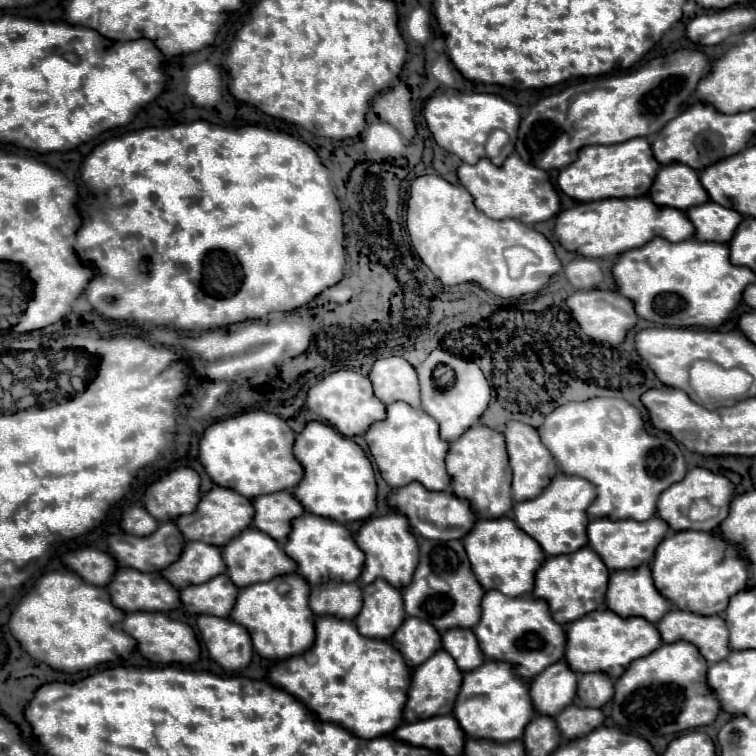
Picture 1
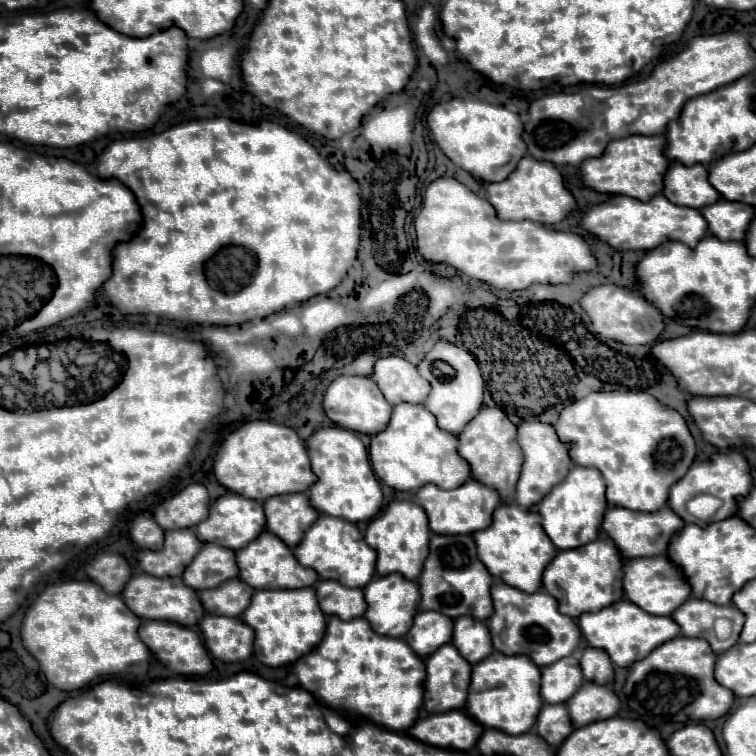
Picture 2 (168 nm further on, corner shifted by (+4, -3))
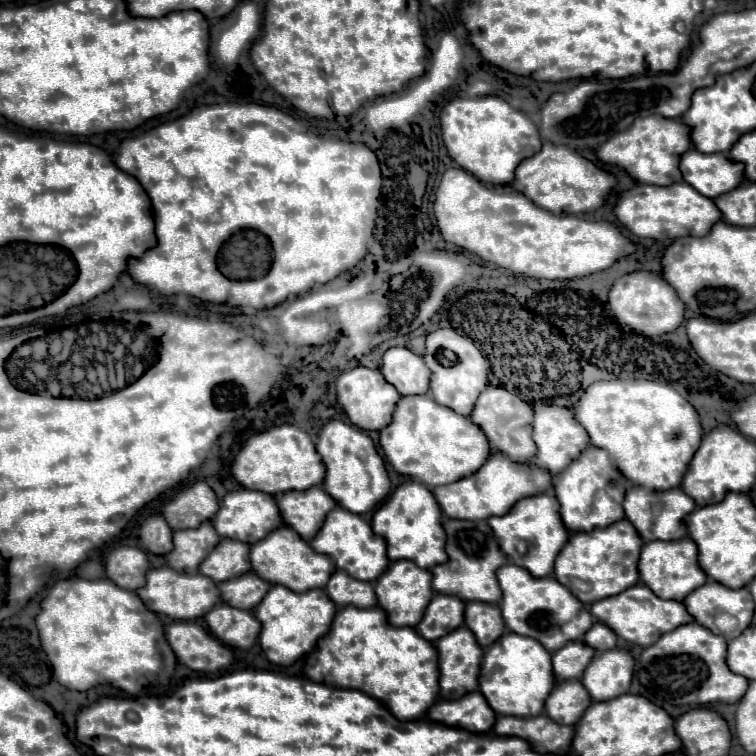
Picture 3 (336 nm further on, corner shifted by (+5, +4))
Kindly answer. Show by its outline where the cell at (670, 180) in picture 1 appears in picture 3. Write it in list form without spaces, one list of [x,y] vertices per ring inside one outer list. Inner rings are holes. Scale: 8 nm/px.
[[[694,148],[684,152],[680,172],[682,180],[706,198],[730,192],[744,180],[744,166],[740,162],[730,162],[728,154],[702,154]]]

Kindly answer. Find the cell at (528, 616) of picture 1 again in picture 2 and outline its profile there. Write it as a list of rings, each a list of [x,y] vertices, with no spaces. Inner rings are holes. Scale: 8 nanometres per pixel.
[[[501,581],[491,587],[491,597],[495,611],[489,617],[489,629],[495,651],[505,655],[529,655],[539,667],[543,667],[571,655],[581,645],[583,635],[577,621],[561,615],[557,599],[547,591],[525,593]]]

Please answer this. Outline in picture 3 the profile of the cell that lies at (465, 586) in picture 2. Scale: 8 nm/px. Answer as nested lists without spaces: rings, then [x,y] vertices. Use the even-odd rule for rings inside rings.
[[[442,520],[446,532],[446,554],[448,562],[432,568],[432,590],[448,596],[456,596],[464,602],[486,602],[498,604],[502,598],[496,570],[508,562],[508,558],[500,552],[494,532],[490,530],[486,520]]]

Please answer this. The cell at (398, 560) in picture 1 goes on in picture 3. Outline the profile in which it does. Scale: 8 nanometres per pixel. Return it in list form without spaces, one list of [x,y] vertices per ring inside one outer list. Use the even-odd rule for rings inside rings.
[[[404,482],[400,484],[390,498],[384,502],[382,508],[374,512],[372,518],[372,530],[374,534],[382,536],[388,546],[388,558],[390,560],[412,560],[420,568],[432,568],[436,564],[442,564],[448,560],[444,552],[444,530],[440,524],[440,508],[434,500],[428,486],[420,482]]]

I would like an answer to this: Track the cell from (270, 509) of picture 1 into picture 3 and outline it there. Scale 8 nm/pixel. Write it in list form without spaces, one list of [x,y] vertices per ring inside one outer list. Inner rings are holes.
[[[318,486],[282,492],[276,496],[276,504],[280,508],[282,522],[306,542],[316,536],[326,514],[336,506],[336,502]]]

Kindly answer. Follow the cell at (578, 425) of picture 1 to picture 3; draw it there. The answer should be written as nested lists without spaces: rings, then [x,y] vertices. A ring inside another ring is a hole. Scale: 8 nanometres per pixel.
[[[654,380],[594,382],[572,406],[574,418],[590,436],[590,444],[608,452],[612,466],[646,492],[680,486],[686,466],[700,446],[698,412],[672,386]]]

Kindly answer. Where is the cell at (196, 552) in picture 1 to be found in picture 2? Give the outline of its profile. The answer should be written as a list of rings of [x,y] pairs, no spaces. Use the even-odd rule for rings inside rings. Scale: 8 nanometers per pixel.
[[[205,543],[203,549],[195,555],[189,567],[183,573],[183,581],[197,589],[213,589],[239,575],[239,567],[235,561],[235,551],[227,547],[217,547],[215,543]]]

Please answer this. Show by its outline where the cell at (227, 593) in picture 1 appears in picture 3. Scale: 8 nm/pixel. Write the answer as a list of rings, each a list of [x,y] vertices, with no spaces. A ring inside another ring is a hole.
[[[246,572],[242,576],[236,576],[232,580],[226,580],[220,584],[222,600],[240,610],[254,610],[260,600],[266,596],[270,584],[258,578],[254,572]]]

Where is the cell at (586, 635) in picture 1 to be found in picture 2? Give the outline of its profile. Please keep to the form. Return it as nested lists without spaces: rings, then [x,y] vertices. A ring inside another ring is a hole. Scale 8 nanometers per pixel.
[[[621,599],[617,603],[611,603],[609,607],[603,607],[601,611],[581,615],[579,627],[583,631],[585,641],[591,647],[605,649],[617,667],[633,665],[661,643],[675,639],[681,633],[679,625],[669,615],[651,615],[641,607],[637,607],[635,603],[631,603],[629,599]]]

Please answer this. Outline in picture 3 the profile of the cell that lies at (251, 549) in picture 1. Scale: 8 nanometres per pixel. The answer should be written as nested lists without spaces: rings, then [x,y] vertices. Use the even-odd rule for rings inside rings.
[[[280,526],[276,530],[272,530],[264,540],[250,546],[250,566],[252,566],[252,572],[258,574],[262,580],[266,580],[270,584],[282,584],[294,592],[324,588],[330,574],[336,570],[334,562],[328,556],[314,552],[288,526]]]

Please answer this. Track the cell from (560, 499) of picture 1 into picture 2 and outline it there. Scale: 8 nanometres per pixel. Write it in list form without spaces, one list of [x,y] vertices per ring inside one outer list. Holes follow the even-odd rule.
[[[575,465],[569,475],[557,487],[553,487],[553,491],[541,503],[533,507],[533,511],[541,515],[541,525],[557,549],[575,549],[595,541],[601,533],[603,515],[607,511],[605,481],[601,471],[595,467]]]

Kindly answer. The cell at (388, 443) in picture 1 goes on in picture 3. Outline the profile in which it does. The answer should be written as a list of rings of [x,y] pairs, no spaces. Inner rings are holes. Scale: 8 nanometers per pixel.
[[[402,396],[398,400],[392,422],[380,430],[380,448],[400,476],[416,478],[430,488],[472,476],[490,456],[484,432],[470,418],[436,404],[430,396]]]

